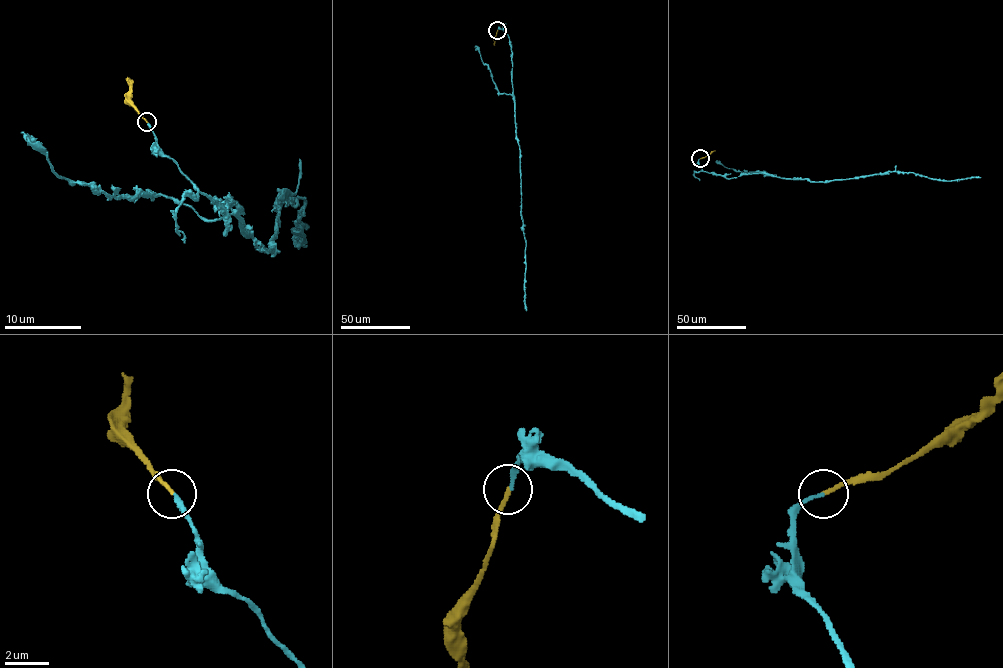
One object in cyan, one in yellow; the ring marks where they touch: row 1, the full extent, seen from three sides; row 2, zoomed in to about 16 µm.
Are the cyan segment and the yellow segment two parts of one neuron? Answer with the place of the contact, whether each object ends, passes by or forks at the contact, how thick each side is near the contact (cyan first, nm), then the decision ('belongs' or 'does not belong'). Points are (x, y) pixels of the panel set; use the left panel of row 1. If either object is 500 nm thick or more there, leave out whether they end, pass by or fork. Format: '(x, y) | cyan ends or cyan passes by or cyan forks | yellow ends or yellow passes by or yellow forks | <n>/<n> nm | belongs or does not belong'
(146, 122) | cyan ends | yellow ends | 140/170 nm | belongs

